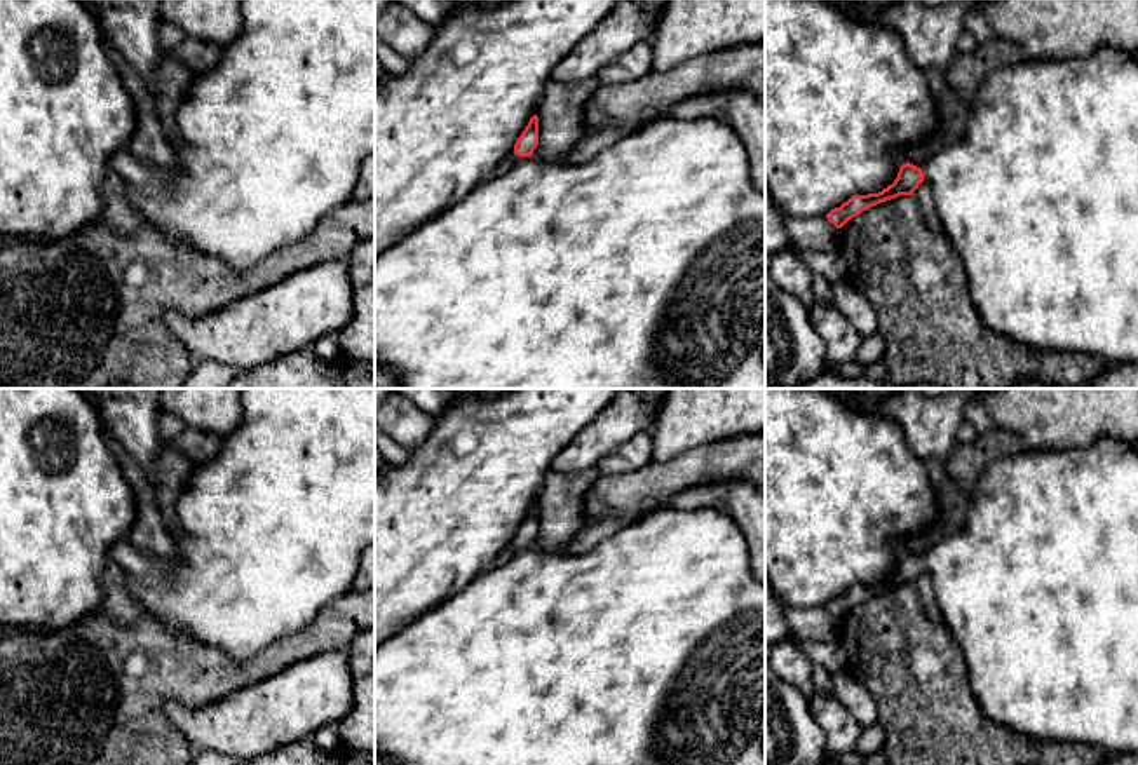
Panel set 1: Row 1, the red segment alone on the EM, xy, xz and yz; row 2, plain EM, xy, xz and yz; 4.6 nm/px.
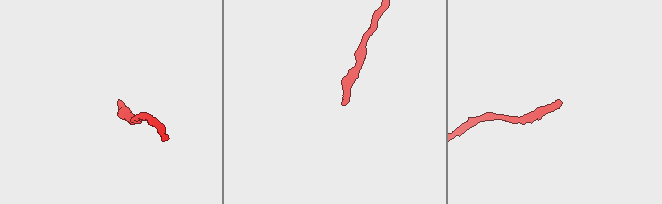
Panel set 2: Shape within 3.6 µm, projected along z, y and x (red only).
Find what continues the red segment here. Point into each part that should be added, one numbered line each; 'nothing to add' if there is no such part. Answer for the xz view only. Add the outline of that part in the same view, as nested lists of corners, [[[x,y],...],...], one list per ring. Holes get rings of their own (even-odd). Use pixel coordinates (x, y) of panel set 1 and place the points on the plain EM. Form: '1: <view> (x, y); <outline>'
1: xz (649, 649); [[[657,509],[601,540],[591,551],[573,554],[547,554],[532,547],[518,547],[502,566],[479,573],[467,587],[441,605],[425,612],[410,626],[375,648],[375,755],[390,758],[396,765],[765,765],[762,741],[765,739],[765,586],[749,568],[749,547],[739,525],[715,509]]]

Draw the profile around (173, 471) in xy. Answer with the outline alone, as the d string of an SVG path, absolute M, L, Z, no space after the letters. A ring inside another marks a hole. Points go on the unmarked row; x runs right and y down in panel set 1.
M164 446L155 460L152 483L157 495L157 504L162 511L167 531L180 538L181 528L176 516L176 502L188 486L188 481L197 467L197 462L186 458L181 451Z

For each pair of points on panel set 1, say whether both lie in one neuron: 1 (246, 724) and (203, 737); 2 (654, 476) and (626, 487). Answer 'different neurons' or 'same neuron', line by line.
1: same neuron
2: same neuron

